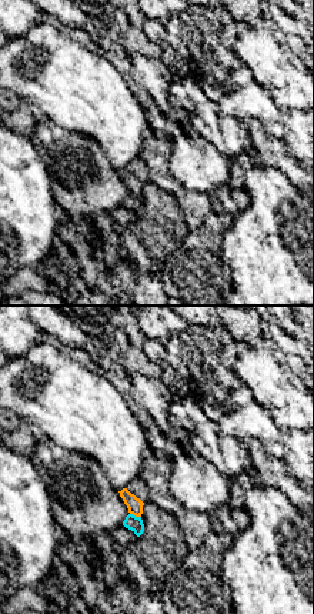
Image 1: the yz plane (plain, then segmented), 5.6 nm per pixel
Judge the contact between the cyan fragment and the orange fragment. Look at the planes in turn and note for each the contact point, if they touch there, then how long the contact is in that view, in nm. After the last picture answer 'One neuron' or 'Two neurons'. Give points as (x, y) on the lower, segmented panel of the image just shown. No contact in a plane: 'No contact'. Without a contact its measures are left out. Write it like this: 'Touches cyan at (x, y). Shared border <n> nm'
Touches cyan at (134, 516). Shared border 70 nm

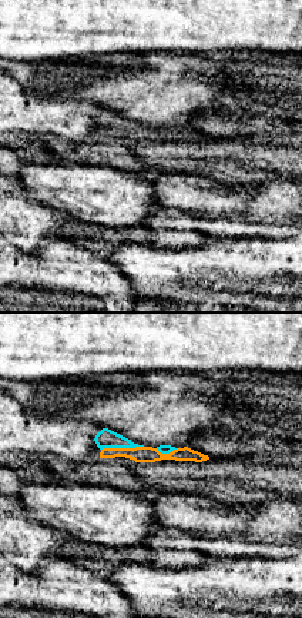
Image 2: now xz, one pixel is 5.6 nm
Touches cyan at (121, 447). Shared border 240 nm

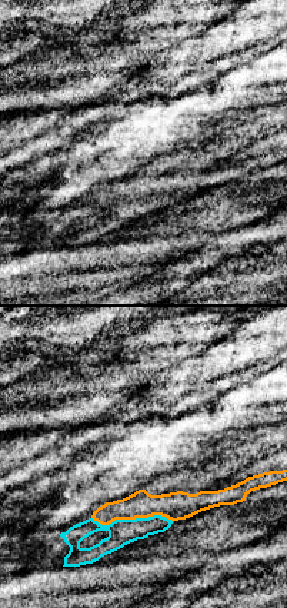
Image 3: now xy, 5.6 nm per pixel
Touches cyan at (132, 520). Shared border 460 nm

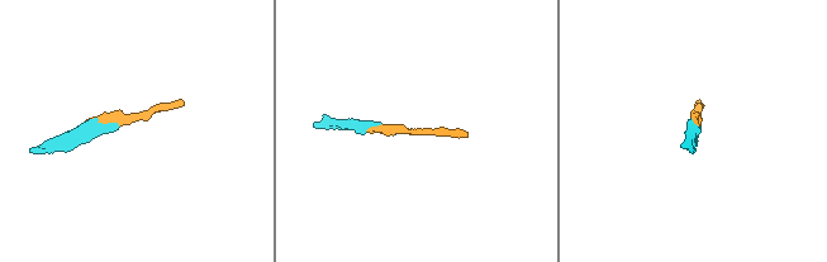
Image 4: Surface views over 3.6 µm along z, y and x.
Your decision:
One neuron

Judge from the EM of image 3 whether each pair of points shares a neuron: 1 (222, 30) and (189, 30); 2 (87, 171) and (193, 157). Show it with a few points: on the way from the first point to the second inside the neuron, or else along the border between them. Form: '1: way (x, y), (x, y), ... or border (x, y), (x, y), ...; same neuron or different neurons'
1: border (216, 22), (174, 46); different neurons
2: border (206, 144), (186, 152); different neurons

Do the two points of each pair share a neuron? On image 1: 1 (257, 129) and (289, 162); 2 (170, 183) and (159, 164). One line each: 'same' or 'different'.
1: same
2: same

